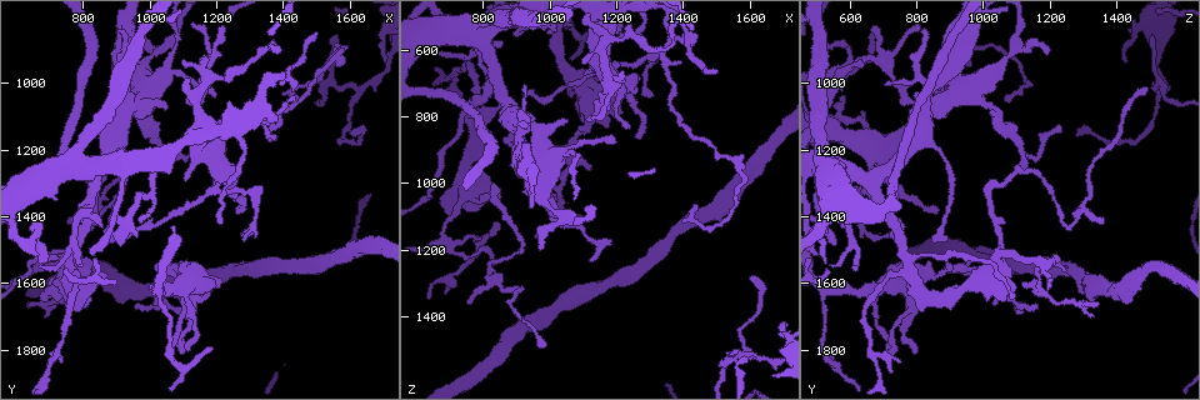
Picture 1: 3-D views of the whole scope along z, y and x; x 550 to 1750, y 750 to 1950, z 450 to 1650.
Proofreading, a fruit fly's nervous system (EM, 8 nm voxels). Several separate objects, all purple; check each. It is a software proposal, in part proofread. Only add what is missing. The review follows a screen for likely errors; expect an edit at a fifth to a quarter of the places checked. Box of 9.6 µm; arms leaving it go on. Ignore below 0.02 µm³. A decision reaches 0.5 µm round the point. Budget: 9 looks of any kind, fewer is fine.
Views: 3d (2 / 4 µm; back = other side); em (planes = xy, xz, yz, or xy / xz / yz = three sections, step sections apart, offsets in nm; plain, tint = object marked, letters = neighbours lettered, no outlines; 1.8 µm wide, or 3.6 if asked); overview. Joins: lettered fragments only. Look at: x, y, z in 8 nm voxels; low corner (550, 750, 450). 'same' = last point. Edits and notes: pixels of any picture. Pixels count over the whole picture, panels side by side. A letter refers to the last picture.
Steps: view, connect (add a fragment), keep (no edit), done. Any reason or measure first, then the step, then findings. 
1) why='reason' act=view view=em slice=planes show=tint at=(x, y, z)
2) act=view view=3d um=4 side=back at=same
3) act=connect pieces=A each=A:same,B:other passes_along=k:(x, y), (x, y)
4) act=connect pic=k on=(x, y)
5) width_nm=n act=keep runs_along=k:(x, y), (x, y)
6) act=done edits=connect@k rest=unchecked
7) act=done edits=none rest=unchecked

why='free end' act=view view=3d um=4 at=(1200, 1620, 810)

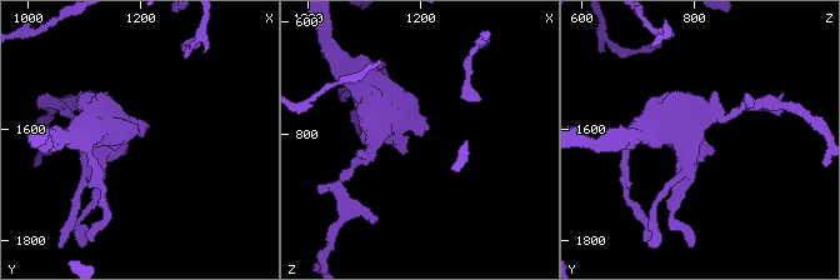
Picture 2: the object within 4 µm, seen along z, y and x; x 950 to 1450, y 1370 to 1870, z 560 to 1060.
why='now the EM' act=view view=em slice=planes show=letters at=(1205, 1615, 800)

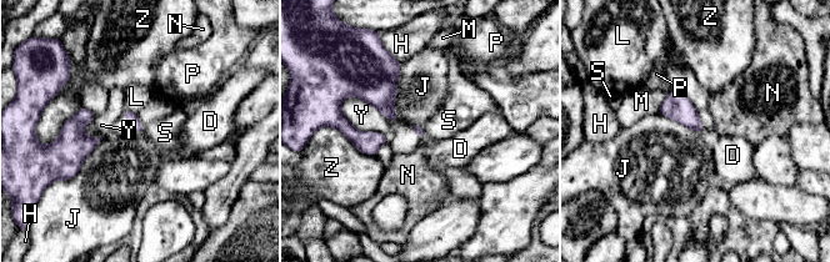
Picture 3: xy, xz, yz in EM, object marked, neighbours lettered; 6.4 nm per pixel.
longest_contact=Y:380nm act=keep each=D:other,H:other,J:other,L:other,M:other,N:other,P:other,S:other,Y:other,Z:other border=3:(401, 63), (394, 101), (399, 117) found='no lettered fragment goes on from it'

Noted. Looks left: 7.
why='free end' act=view view=3d um=4 side=back at=(1260, 1380, 860)

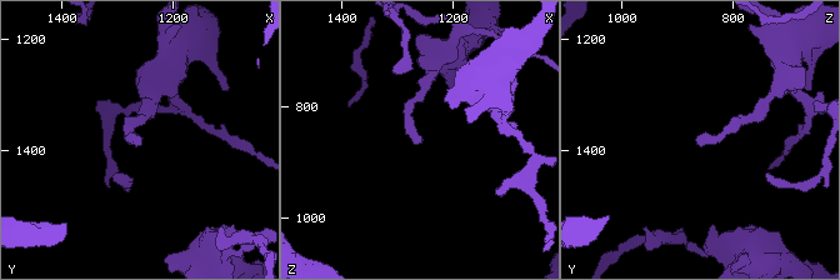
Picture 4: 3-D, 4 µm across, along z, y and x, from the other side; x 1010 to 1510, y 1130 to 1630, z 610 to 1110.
why='now the EM' act=view view=em slice=xy step=4 show=letters at=(1255, 1375, 865)

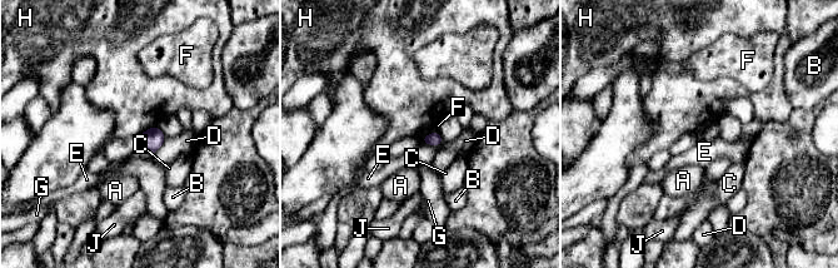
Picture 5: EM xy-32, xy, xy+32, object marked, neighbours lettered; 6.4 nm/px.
why='cut it another way' act=view view=em slice=xz step=4 show=letters at=same

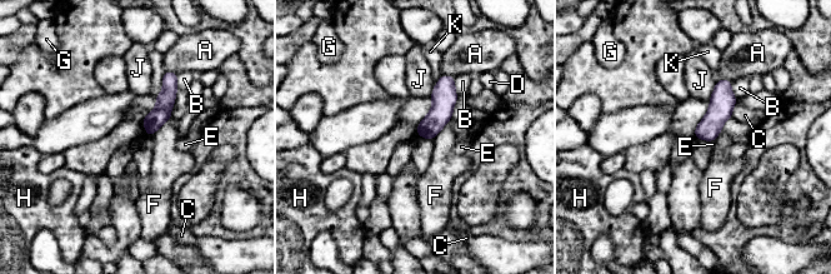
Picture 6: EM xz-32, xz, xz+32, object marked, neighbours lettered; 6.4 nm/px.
longest_contact=C:190nm act=keep each=A:other,B:other,C:other,D:other,E:other,F:other,G:other,H:other,J:other,K:other border=6:(141, 120), (146, 135) found='no lettered fragment goes on from it'

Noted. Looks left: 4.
why='sudden change in width' act=view view=3d um=4 at=(930, 1080, 820)

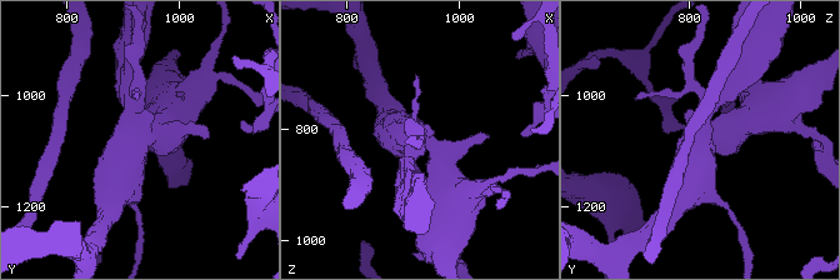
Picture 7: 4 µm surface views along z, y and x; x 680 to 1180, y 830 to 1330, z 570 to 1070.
act=view view=em um=3.6 slice=planes show=letters at=(930, 1070, 820)

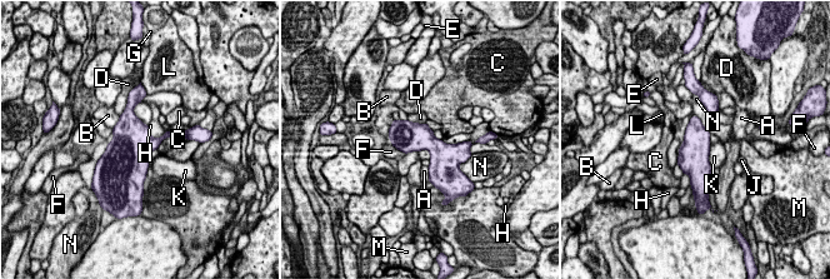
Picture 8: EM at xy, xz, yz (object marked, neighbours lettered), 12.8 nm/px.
act=keep each=A:other,B:other,C:other,D:other,E:other,F:other,G:other,H:other,J:other,K:other,L:other,M:other,N:other border=8:(710, 144), (709, 165), (713, 169) found='none of them fits'

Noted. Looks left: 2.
act=view view=em slice=planes show=letters at=(1100, 1290, 670)

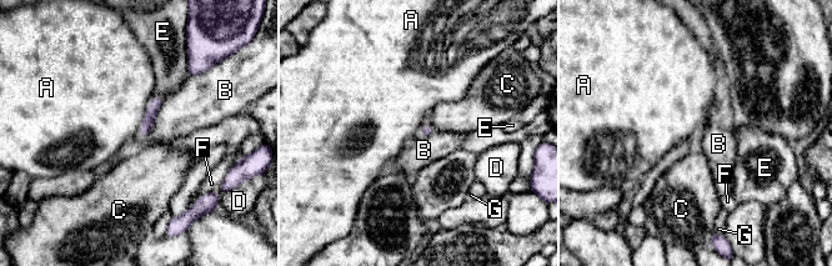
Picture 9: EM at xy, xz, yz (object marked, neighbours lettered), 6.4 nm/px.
act=keep each=A:other,B:other,C:other,D:other,E:other,F:other,G:other border=9:(153, 98), (139, 134) found='no lettered fragment goes on from it'

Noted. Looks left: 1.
act=done edits=none rest=unchecked

